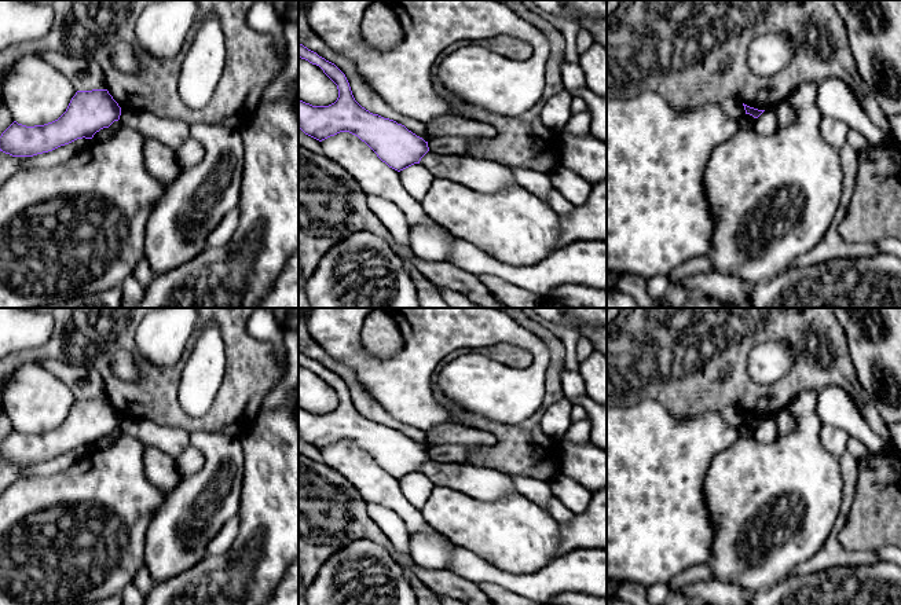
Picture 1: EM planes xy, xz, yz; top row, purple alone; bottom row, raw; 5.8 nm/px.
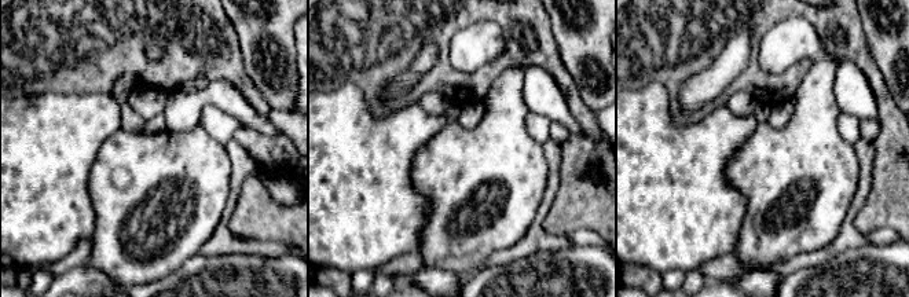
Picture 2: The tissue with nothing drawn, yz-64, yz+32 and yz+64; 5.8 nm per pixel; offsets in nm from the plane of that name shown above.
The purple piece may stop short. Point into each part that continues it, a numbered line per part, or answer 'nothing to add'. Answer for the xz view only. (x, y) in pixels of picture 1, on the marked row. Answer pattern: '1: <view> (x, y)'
nothing to add

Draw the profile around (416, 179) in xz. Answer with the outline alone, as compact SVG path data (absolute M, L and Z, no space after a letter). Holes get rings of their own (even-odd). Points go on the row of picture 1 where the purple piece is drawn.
M414 164L400 170L399 179L404 190L421 202L435 177L425 166Z

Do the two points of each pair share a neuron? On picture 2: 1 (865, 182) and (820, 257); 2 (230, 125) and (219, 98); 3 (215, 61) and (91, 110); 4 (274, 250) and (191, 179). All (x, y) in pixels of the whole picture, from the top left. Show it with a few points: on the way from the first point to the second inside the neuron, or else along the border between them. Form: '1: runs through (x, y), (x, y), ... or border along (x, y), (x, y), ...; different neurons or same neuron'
1: runs through (858, 201), (847, 223), (847, 234), (839, 242); same neuron
2: border along (197, 118), (205, 105), (215, 105), (241, 123); different neurons
3: border along (110, 92), (85, 92), (79, 96); different neurons
4: border along (231, 175), (226, 206), (211, 235); different neurons

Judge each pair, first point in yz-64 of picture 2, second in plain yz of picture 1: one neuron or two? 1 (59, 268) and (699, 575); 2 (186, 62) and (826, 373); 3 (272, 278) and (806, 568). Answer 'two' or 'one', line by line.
1: one
2: one
3: two

